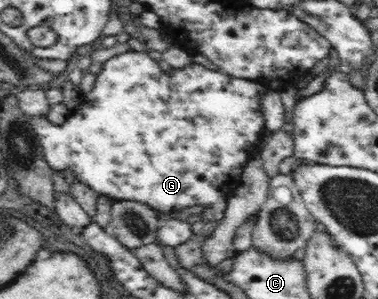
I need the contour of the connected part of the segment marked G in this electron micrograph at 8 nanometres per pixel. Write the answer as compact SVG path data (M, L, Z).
M131 50L103 63L101 72L96 75L93 89L87 93L82 92L79 107L67 115L62 125L54 125L46 117L31 115L29 126L39 136L42 154L49 167L62 175L65 169L71 169L75 179L87 184L97 192L97 195L107 195L114 201L133 200L145 203L160 214L179 213L182 209L206 205L210 208L205 210L203 221L217 220L220 223L227 209L226 201L241 183L245 162L259 156L259 143L265 131L260 95L268 89L265 83L233 77L223 71L207 69L198 63L189 63L187 67L181 67L181 69L172 68L171 72L167 73L161 69L157 61L149 57L148 53Z

